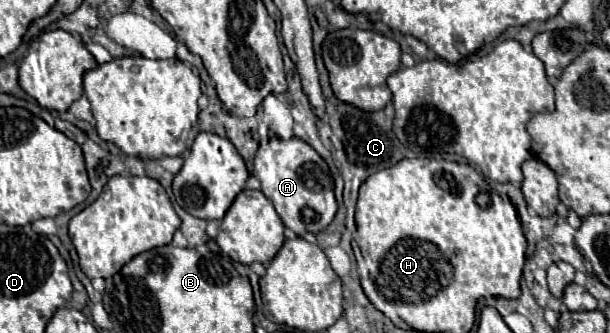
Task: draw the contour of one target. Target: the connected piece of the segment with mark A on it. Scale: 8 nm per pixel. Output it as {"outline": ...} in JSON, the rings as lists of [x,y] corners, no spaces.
{"outline":[[[271,135],[259,145],[253,163],[253,175],[261,181],[263,195],[273,203],[285,227],[289,227],[301,237],[305,233],[319,233],[333,221],[337,213],[337,201],[333,195],[329,167],[319,157],[319,153],[303,139],[291,137],[289,141],[283,141]]]}

